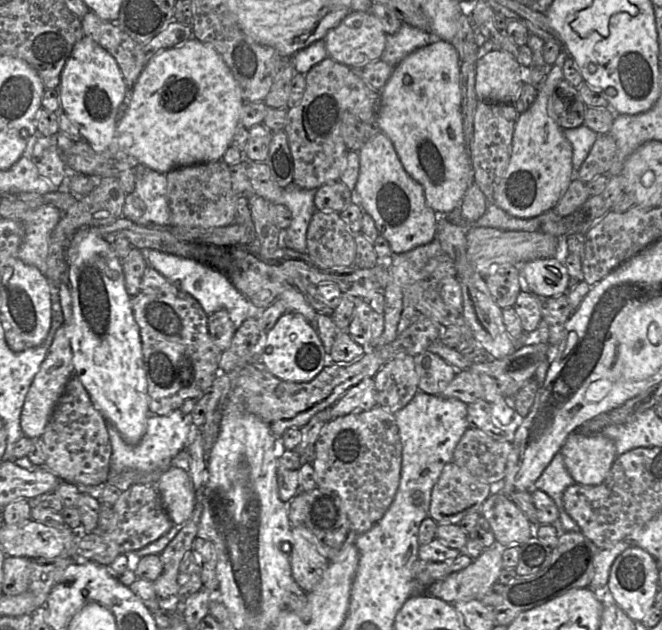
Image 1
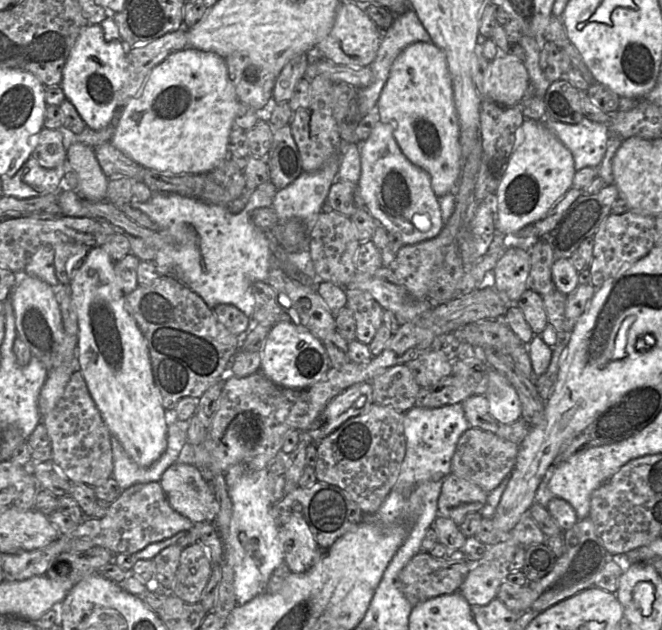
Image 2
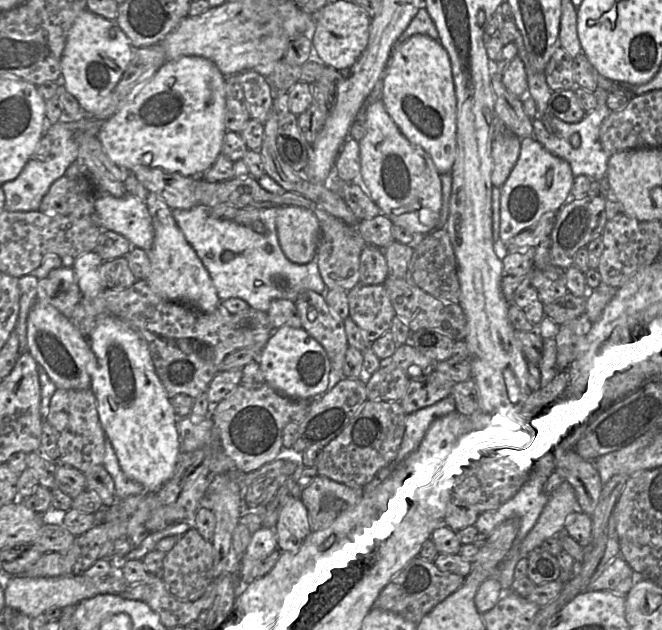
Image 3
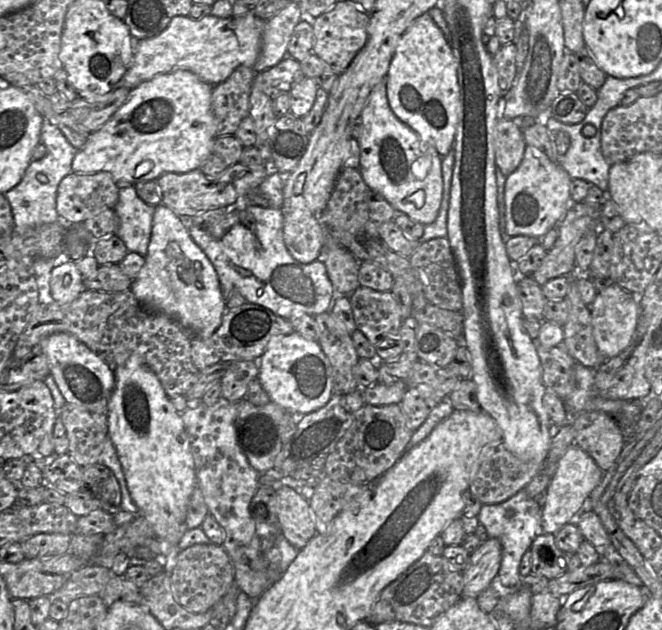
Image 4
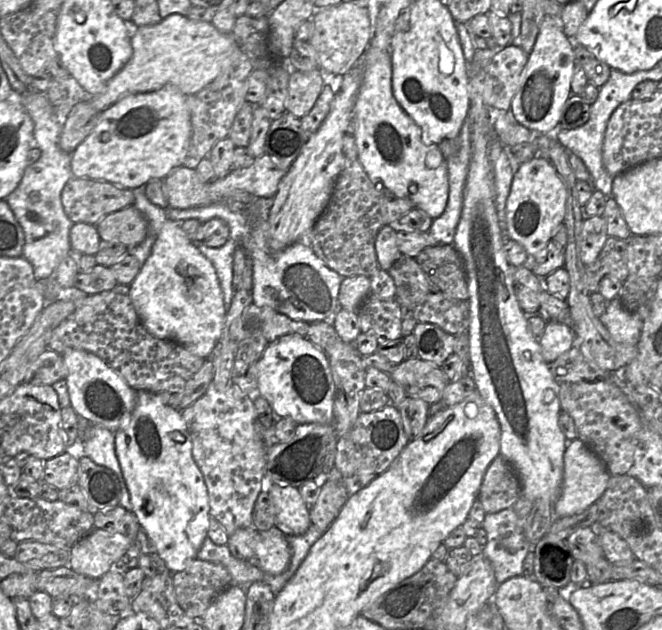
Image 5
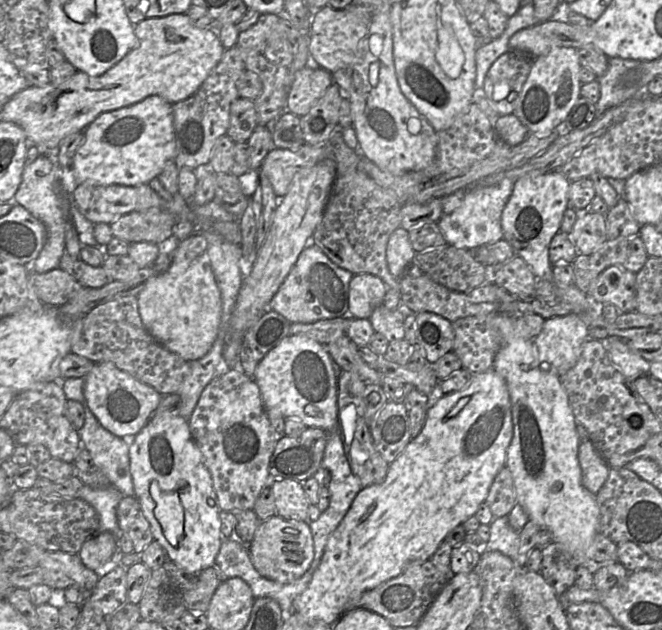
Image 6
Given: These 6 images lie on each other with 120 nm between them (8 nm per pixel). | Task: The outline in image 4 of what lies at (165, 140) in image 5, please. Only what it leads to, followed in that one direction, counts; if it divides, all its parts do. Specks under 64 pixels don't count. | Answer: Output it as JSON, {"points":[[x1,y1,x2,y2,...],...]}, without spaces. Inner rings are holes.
{"points":[[178,69,170,73,159,74,154,78,145,81,131,89,128,98,121,107,111,116,111,118,97,131,90,133,84,147,77,151,71,170,76,174,89,174,96,172,109,173,115,183,126,181,132,185,143,181,156,181,160,176,166,173,187,173,198,170,201,165,213,154,213,145,215,141,215,121,211,107,211,95,213,86,201,80,198,76,188,70]]}

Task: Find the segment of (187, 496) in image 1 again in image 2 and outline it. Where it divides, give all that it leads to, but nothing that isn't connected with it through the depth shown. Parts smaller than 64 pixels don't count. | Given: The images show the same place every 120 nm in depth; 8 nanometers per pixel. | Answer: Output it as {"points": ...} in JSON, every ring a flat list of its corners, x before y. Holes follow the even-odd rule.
{"points":[[172,464,162,474,159,484,171,507,193,523,215,521,219,503,195,465]]}

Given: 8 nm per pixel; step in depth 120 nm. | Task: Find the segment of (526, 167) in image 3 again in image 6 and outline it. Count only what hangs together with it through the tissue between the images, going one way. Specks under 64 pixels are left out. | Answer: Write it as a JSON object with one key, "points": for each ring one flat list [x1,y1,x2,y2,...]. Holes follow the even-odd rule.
{"points":[[558,171,541,174,527,174,514,182,513,192,502,213,504,238,513,246,517,256,526,261,538,279,553,282,553,264,549,259,549,246,552,238,560,231,564,213,569,207,571,182]]}

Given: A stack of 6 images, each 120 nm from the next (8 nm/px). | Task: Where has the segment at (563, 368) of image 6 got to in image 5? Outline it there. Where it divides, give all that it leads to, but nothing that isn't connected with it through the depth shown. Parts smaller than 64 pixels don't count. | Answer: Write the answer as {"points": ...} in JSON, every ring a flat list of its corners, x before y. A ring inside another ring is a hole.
{"points":[[550,320,539,338,539,344,549,364,575,345,575,334,567,324]]}

